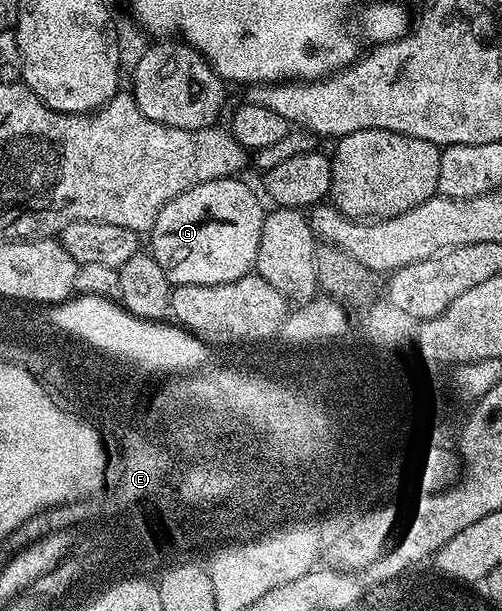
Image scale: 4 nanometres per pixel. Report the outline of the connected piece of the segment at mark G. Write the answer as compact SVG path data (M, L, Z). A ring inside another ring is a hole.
M240 177L220 178L184 190L155 220L151 253L173 286L218 286L239 281L256 267L259 236L267 213L257 194Z

